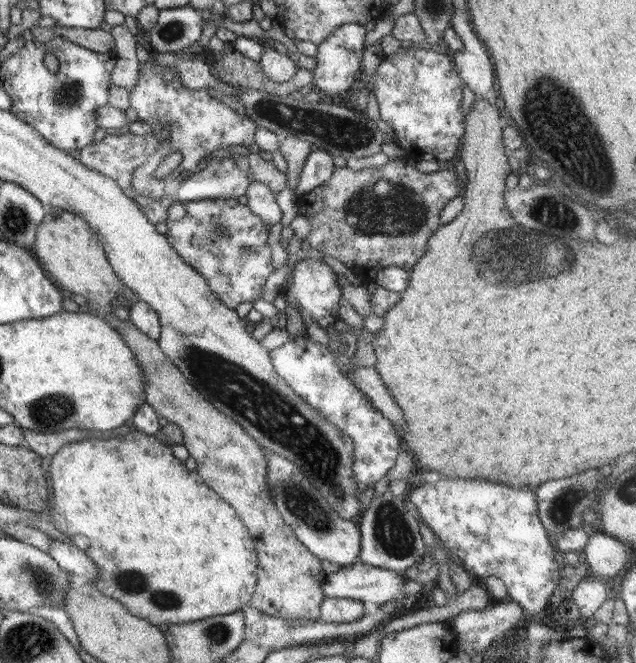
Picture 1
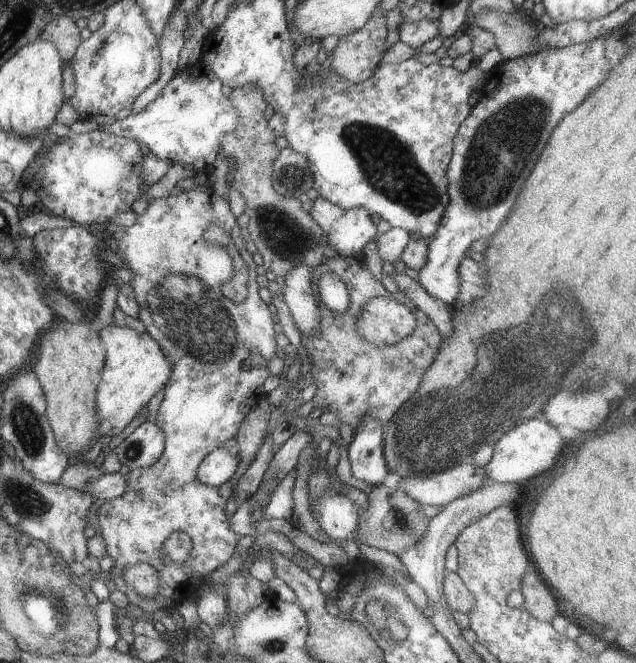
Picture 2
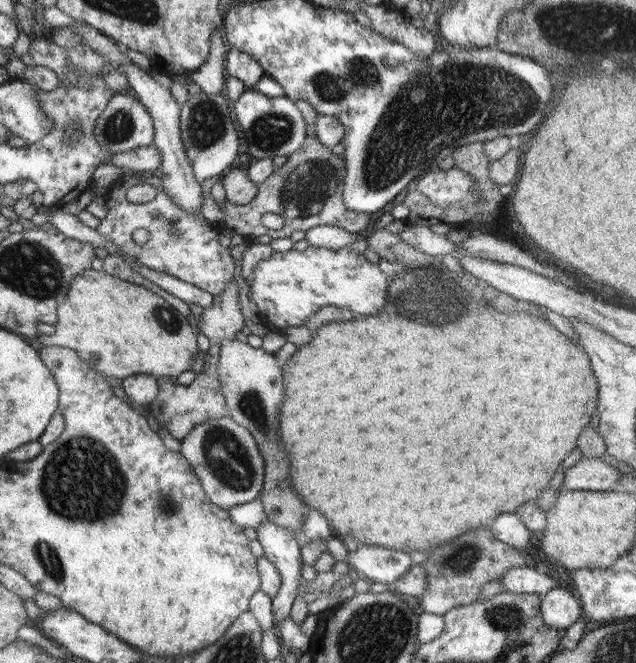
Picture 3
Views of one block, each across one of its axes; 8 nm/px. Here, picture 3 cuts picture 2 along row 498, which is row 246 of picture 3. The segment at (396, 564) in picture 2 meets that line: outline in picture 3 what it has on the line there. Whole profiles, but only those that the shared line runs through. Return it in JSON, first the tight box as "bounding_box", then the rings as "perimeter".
{"bounding_box":[305,226,370,250],"perimeter":[[[314,226],[306,231],[305,239],[309,246],[340,250],[341,248],[349,248],[348,246],[357,239],[367,240],[367,236],[370,235],[370,232],[364,236],[360,233],[348,232],[339,226]]]}

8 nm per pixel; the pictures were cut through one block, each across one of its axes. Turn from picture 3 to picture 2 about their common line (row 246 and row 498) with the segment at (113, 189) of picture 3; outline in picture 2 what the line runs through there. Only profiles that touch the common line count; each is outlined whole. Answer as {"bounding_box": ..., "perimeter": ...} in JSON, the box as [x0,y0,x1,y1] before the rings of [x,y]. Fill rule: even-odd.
{"bounding_box":[97,190,279,614],"perimeter":[[[189,190],[183,191],[181,194],[170,195],[168,198],[155,198],[150,201],[148,208],[144,212],[143,216],[137,218],[136,224],[131,227],[123,227],[120,226],[118,228],[111,229],[110,239],[111,244],[115,250],[120,250],[123,254],[124,258],[128,260],[128,265],[126,268],[129,268],[133,275],[135,275],[134,280],[130,283],[131,287],[134,289],[136,300],[139,304],[139,320],[142,320],[144,326],[146,326],[146,332],[155,338],[155,341],[162,347],[164,354],[169,358],[169,361],[172,363],[172,372],[170,375],[169,383],[163,388],[164,389],[164,398],[160,404],[160,408],[158,410],[158,415],[156,418],[156,424],[161,428],[161,431],[165,436],[165,447],[163,453],[158,460],[149,467],[138,467],[130,470],[130,472],[125,476],[127,482],[127,490],[123,495],[120,495],[118,498],[106,501],[102,503],[97,508],[97,516],[98,518],[98,526],[100,526],[100,536],[106,545],[106,555],[111,556],[114,559],[115,565],[109,572],[110,580],[109,584],[118,589],[120,592],[123,592],[129,600],[130,605],[138,606],[144,611],[147,611],[149,614],[156,612],[156,610],[160,610],[160,608],[164,607],[174,607],[178,608],[178,606],[184,601],[190,600],[197,591],[201,590],[205,583],[208,582],[210,578],[210,574],[216,570],[216,568],[220,568],[223,564],[226,564],[230,558],[232,558],[232,554],[235,552],[236,544],[239,539],[242,537],[241,535],[237,535],[234,531],[231,530],[231,524],[228,520],[228,516],[226,516],[226,498],[220,496],[220,492],[218,491],[219,487],[211,487],[202,484],[197,477],[197,470],[200,466],[201,460],[204,460],[204,457],[207,454],[210,454],[213,450],[216,450],[218,447],[222,447],[223,444],[226,444],[228,440],[231,438],[235,438],[240,430],[242,421],[246,418],[246,415],[252,410],[252,407],[258,403],[260,400],[266,398],[266,392],[263,390],[263,384],[266,378],[270,376],[270,369],[268,369],[268,365],[270,360],[276,356],[276,335],[279,331],[279,326],[274,320],[272,320],[272,314],[270,313],[270,308],[266,302],[262,301],[260,295],[258,295],[259,286],[256,283],[256,277],[258,276],[256,273],[256,265],[257,262],[252,262],[252,258],[246,254],[244,256],[244,260],[246,260],[246,264],[248,264],[248,272],[250,272],[250,280],[247,280],[247,297],[241,303],[234,303],[229,301],[228,298],[224,297],[224,294],[221,293],[220,286],[225,282],[229,281],[232,278],[232,273],[234,269],[234,263],[232,262],[232,258],[228,256],[228,250],[225,250],[225,246],[222,244],[217,244],[213,241],[206,242],[204,240],[204,231],[209,230],[210,226],[208,226],[208,222],[220,222],[222,226],[236,226],[236,217],[234,218],[233,214],[230,214],[230,210],[228,210],[228,202],[226,200],[220,200],[218,196],[214,196],[214,192],[212,193],[212,198],[208,198],[208,192],[204,193],[200,190]],[[250,350],[257,350],[258,353],[263,356],[266,360],[266,364],[262,365],[261,368],[253,368],[252,366],[248,366],[246,364],[246,359],[248,358],[248,352]],[[174,531],[182,531],[183,533],[188,534],[188,536],[192,539],[193,547],[189,552],[189,557],[184,560],[184,562],[174,562],[172,559],[167,559],[166,551],[164,550],[164,543],[166,539],[174,532]],[[138,563],[148,563],[150,566],[153,566],[159,574],[160,577],[160,586],[157,592],[157,595],[153,599],[148,599],[147,597],[141,597],[139,594],[136,594],[122,578],[122,571],[127,566],[132,566]]]}

